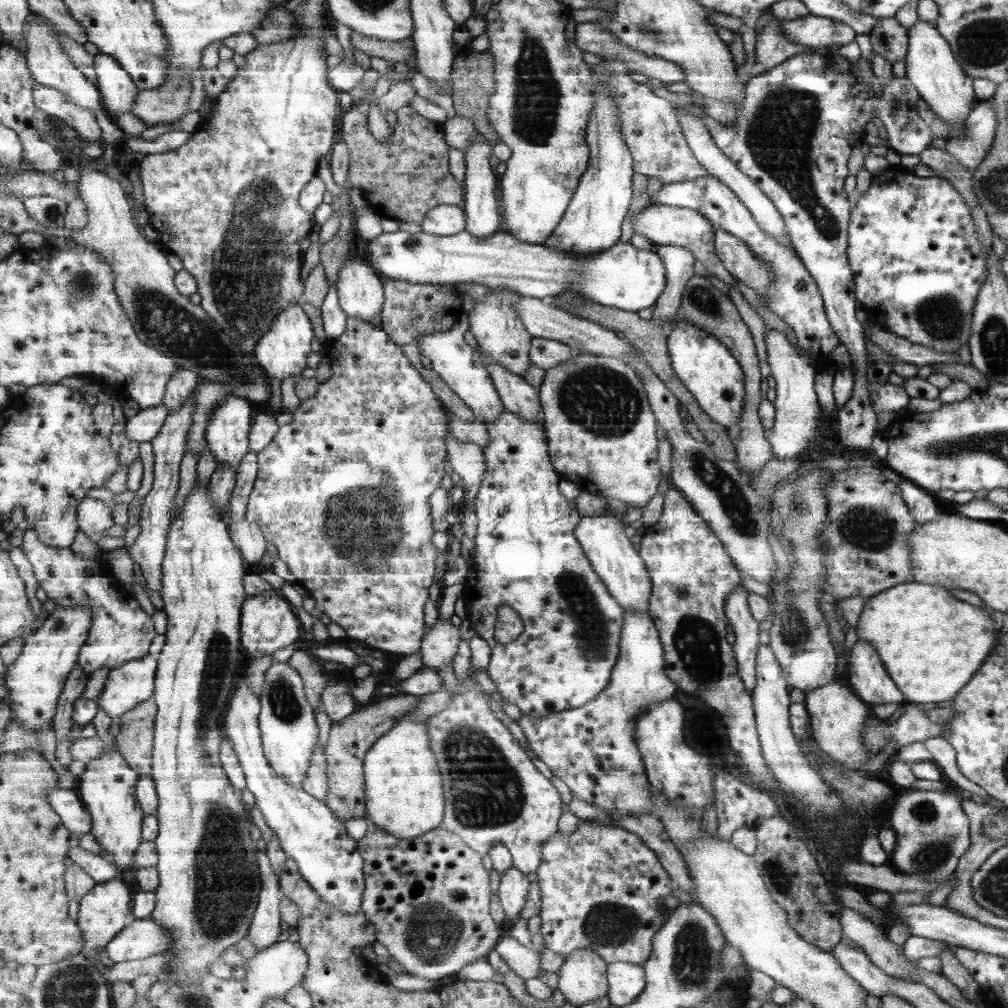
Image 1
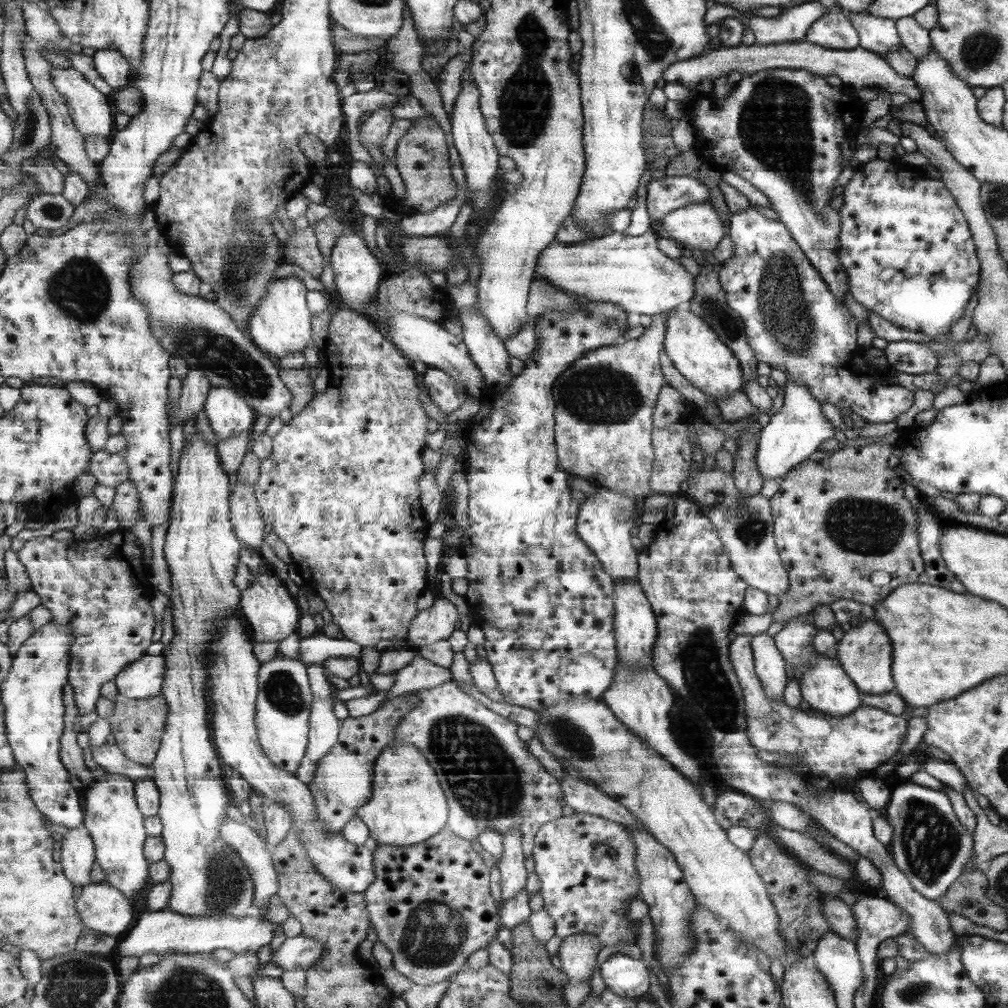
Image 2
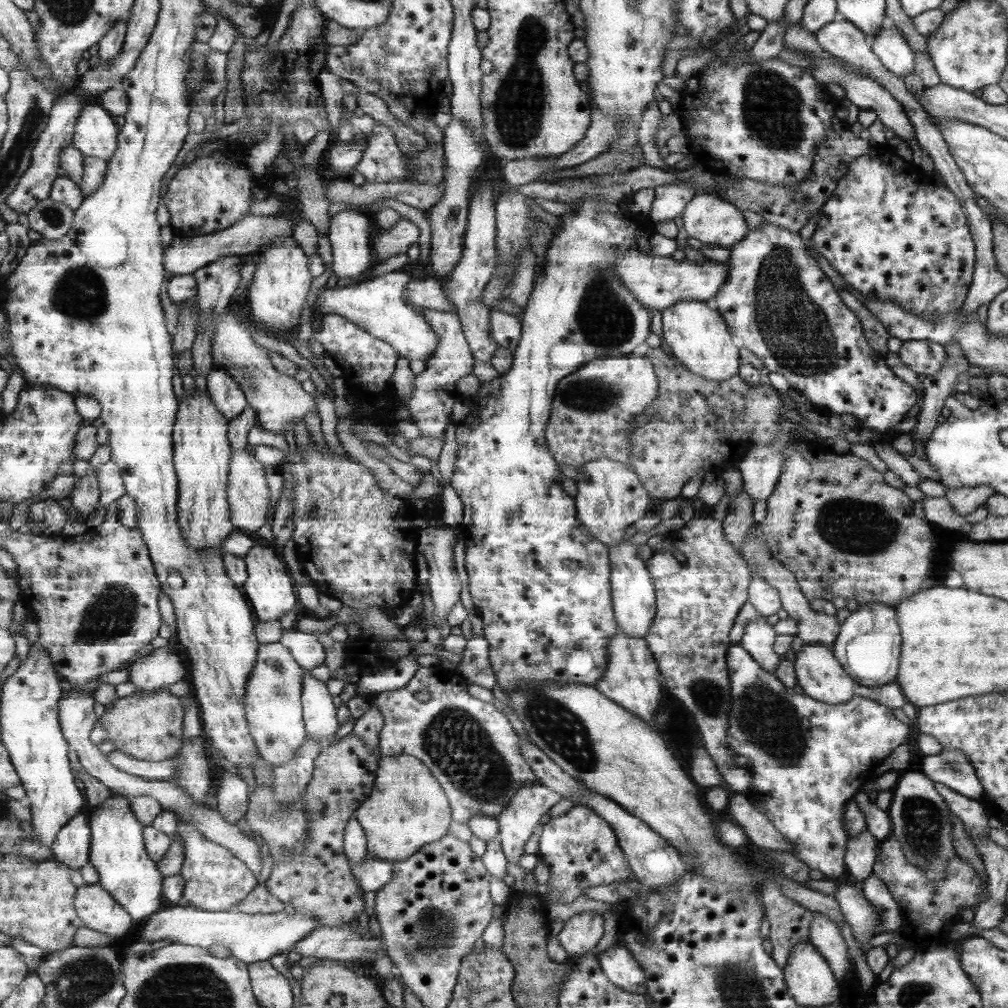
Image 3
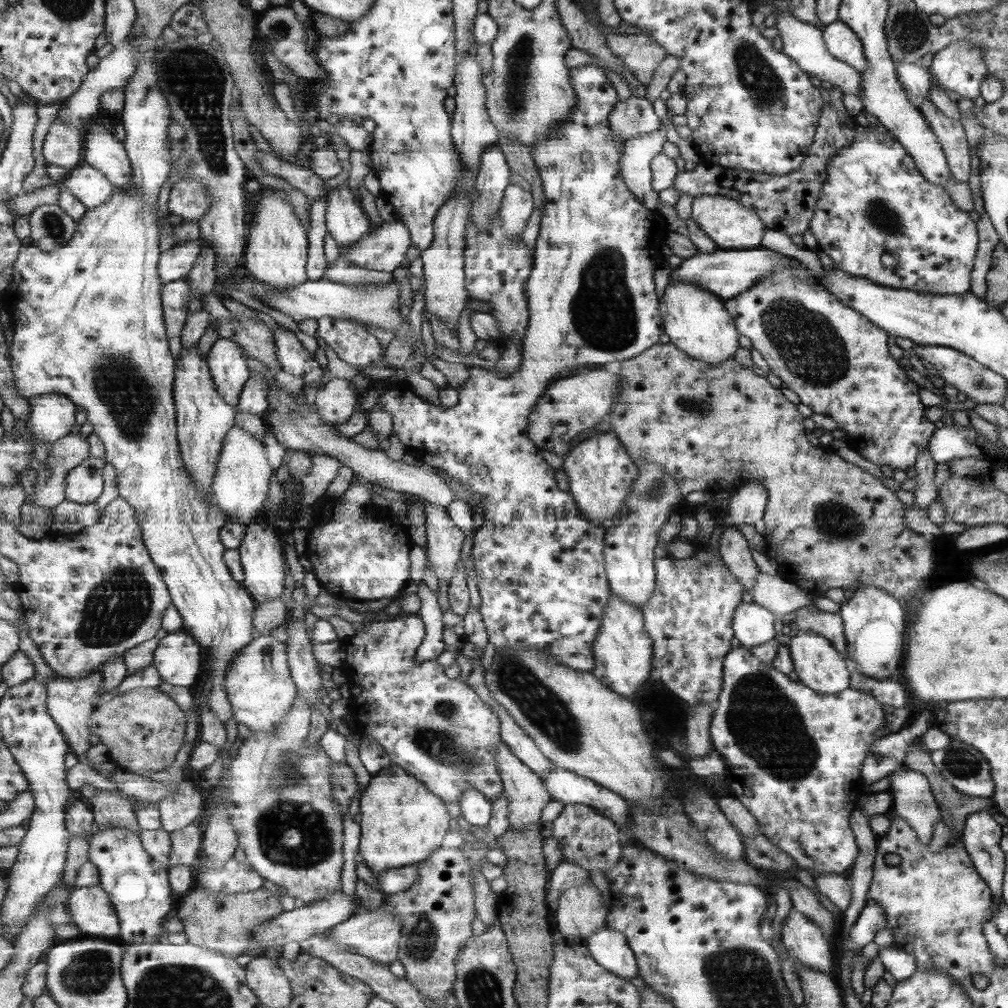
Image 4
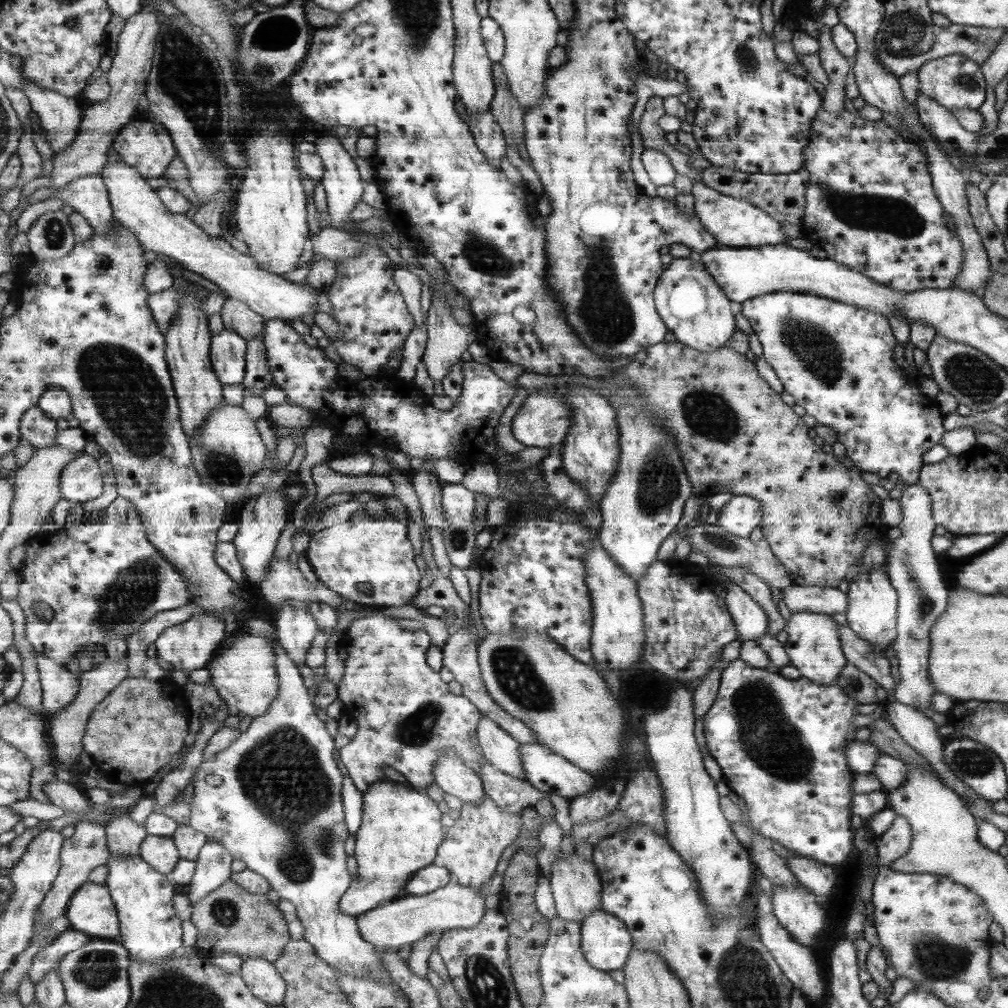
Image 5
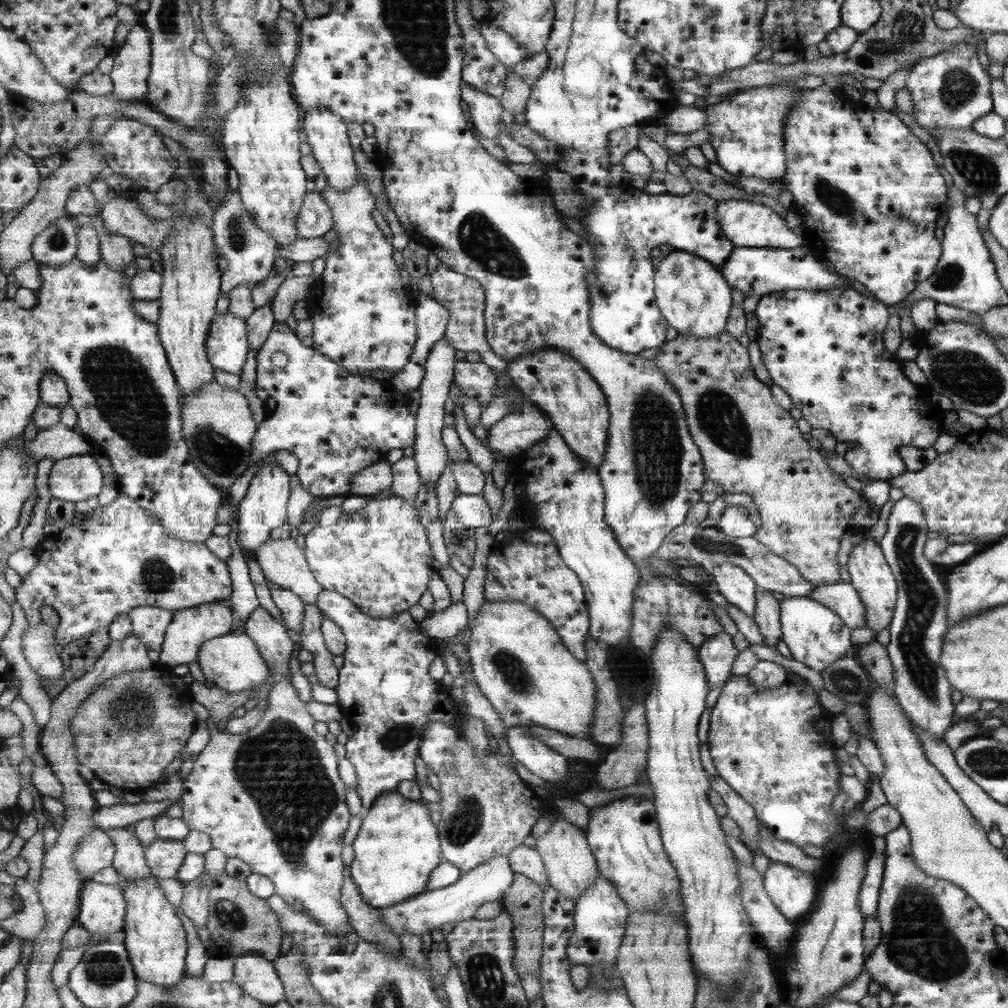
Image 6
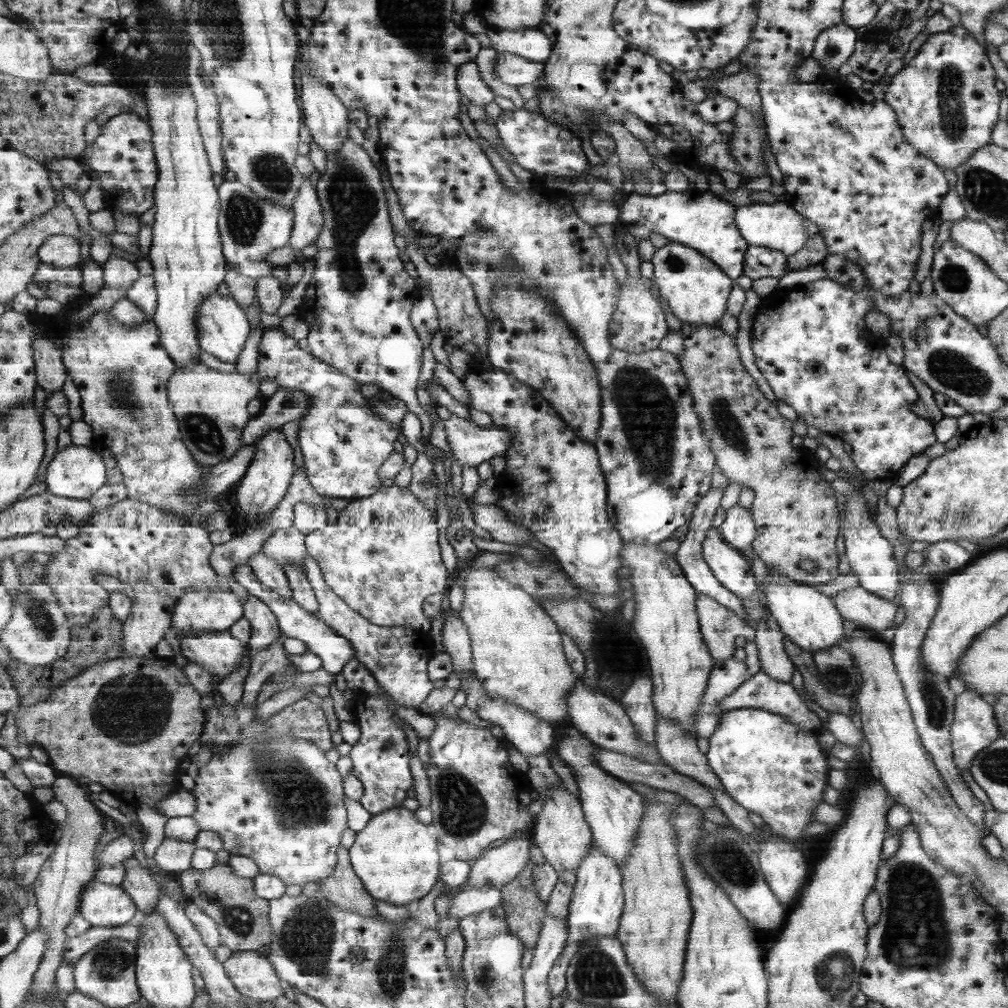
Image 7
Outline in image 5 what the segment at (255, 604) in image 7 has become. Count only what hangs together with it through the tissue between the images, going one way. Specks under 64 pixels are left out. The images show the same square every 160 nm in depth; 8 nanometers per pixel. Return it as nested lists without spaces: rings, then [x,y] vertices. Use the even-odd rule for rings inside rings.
[[[279,603],[276,606],[274,625],[276,625],[276,632],[268,638],[276,648],[277,651],[277,672],[279,672],[279,684],[281,684],[281,691],[279,691],[279,697],[275,700],[275,703],[271,705],[269,713],[263,715],[263,717],[253,719],[252,723],[247,728],[246,732],[237,739],[229,749],[221,752],[215,759],[208,760],[201,764],[197,775],[194,780],[194,793],[191,800],[191,816],[189,826],[199,830],[199,832],[205,833],[210,840],[221,841],[228,849],[229,852],[237,859],[243,860],[247,863],[248,869],[262,874],[268,879],[271,885],[271,889],[275,890],[279,894],[280,899],[289,900],[297,910],[297,916],[301,920],[302,926],[304,927],[304,938],[307,942],[310,942],[316,950],[319,958],[324,959],[330,966],[335,967],[338,971],[344,972],[349,976],[366,976],[367,978],[374,978],[375,982],[381,984],[400,984],[395,982],[393,975],[388,971],[384,958],[377,952],[375,946],[370,942],[367,942],[362,936],[358,925],[358,916],[349,916],[343,914],[340,910],[340,900],[344,897],[344,894],[350,889],[353,882],[353,876],[349,872],[349,864],[347,864],[348,851],[346,850],[346,842],[350,837],[349,828],[346,822],[345,808],[342,797],[341,788],[343,788],[343,778],[346,777],[346,773],[341,765],[341,761],[335,759],[335,740],[332,734],[332,727],[327,722],[323,722],[317,714],[315,714],[315,697],[312,697],[307,690],[307,686],[303,684],[303,676],[301,676],[301,670],[297,668],[297,665],[303,664],[305,658],[308,657],[309,648],[311,648],[311,642],[318,635],[320,631],[319,622],[311,614],[311,611],[307,609],[301,609],[298,607],[291,607],[286,603]]]

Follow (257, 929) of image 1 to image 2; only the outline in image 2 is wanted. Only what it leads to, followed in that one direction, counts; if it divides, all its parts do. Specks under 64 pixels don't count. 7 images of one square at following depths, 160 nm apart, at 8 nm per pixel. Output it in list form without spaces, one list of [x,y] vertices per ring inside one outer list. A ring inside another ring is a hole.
[[[227,818],[227,823],[221,827],[222,837],[237,849],[241,858],[248,866],[256,886],[256,901],[254,912],[265,918],[269,912],[271,899],[280,889],[279,873],[267,842],[254,829],[248,828],[235,820]]]

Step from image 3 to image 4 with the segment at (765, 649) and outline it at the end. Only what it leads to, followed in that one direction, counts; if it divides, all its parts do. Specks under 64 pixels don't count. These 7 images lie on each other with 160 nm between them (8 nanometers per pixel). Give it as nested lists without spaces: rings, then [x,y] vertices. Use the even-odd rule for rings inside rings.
[[[754,602],[740,603],[734,610],[733,630],[739,644],[745,650],[752,650],[774,637],[775,616]]]

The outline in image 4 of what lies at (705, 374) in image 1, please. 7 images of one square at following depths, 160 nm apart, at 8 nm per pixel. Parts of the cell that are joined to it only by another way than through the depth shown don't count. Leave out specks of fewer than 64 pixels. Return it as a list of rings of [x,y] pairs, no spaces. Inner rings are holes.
[[[671,279],[661,302],[660,311],[664,316],[665,334],[671,343],[707,365],[734,359],[734,354],[740,348],[737,344],[739,332],[733,318],[724,309],[724,301],[717,298],[717,295],[696,284]]]

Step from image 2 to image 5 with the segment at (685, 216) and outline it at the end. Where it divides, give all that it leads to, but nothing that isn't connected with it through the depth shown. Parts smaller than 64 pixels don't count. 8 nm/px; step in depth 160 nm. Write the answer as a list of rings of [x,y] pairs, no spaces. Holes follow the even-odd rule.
[[[701,181],[693,182],[692,194],[695,197],[695,210],[705,231],[713,236],[718,246],[749,249],[756,246],[784,244],[785,237],[777,220],[771,219],[763,210],[749,205],[742,199],[730,198],[705,187]]]

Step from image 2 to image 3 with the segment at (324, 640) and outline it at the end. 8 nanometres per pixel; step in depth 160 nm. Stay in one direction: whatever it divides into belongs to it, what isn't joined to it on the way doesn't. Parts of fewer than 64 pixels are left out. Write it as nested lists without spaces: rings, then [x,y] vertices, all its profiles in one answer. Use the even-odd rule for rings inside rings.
[[[290,628],[284,631],[280,642],[289,647],[296,661],[307,671],[326,664],[325,645],[315,633],[300,632]]]

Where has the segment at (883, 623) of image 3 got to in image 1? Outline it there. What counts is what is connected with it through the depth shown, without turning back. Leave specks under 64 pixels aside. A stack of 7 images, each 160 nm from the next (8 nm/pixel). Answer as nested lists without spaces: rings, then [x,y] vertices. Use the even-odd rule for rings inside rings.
[[[857,640],[849,653],[847,680],[849,688],[867,706],[869,705],[904,705],[904,696],[895,684],[889,680],[883,670],[875,648],[867,642]]]

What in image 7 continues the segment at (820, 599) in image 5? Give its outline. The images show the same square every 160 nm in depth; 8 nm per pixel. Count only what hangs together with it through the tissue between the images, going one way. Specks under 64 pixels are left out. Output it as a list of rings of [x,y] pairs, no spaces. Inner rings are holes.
[[[859,585],[831,595],[841,616],[855,625],[856,629],[877,632],[891,628],[896,606],[879,598]]]

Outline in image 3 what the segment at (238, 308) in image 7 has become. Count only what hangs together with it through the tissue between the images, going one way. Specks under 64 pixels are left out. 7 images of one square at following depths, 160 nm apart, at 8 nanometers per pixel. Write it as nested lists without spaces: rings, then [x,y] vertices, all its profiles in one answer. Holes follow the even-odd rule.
[[[214,368],[207,376],[207,391],[229,422],[241,416],[245,408],[248,408],[248,398],[239,383],[224,370]]]

